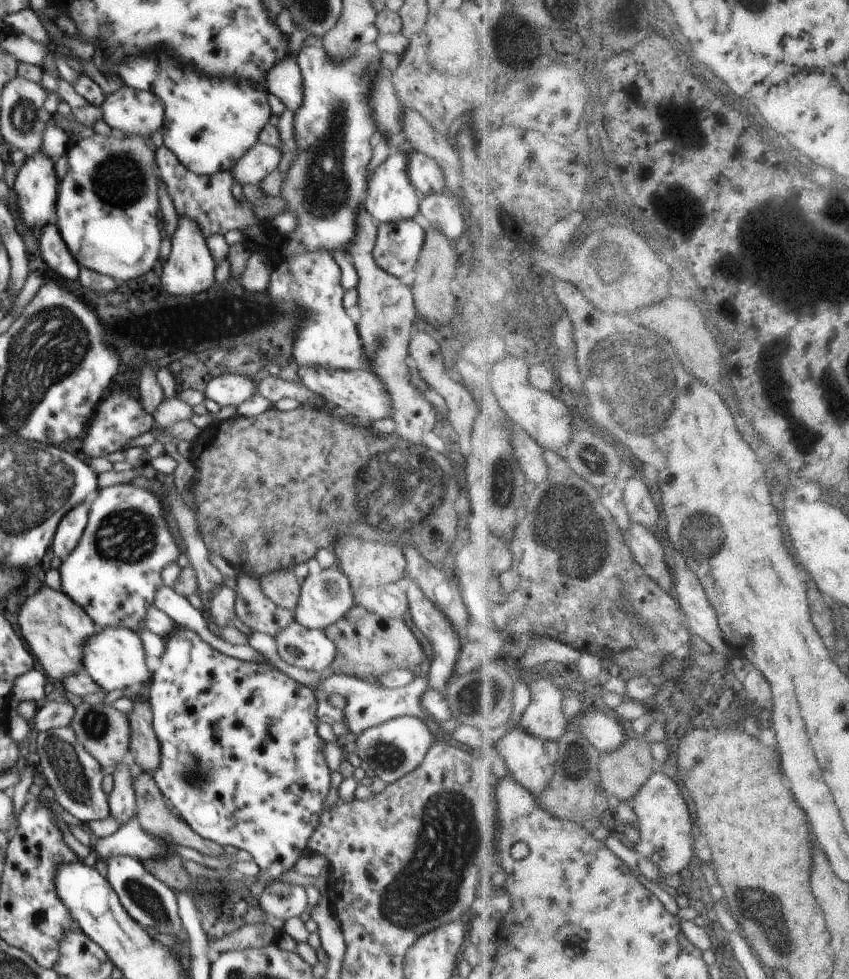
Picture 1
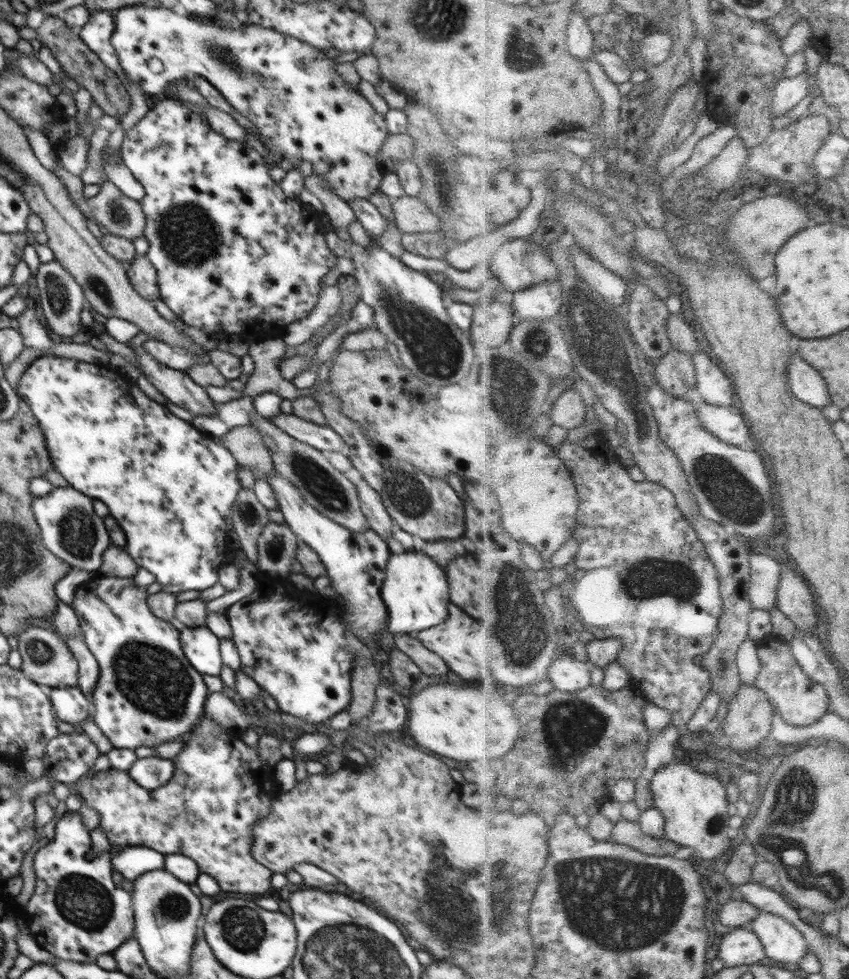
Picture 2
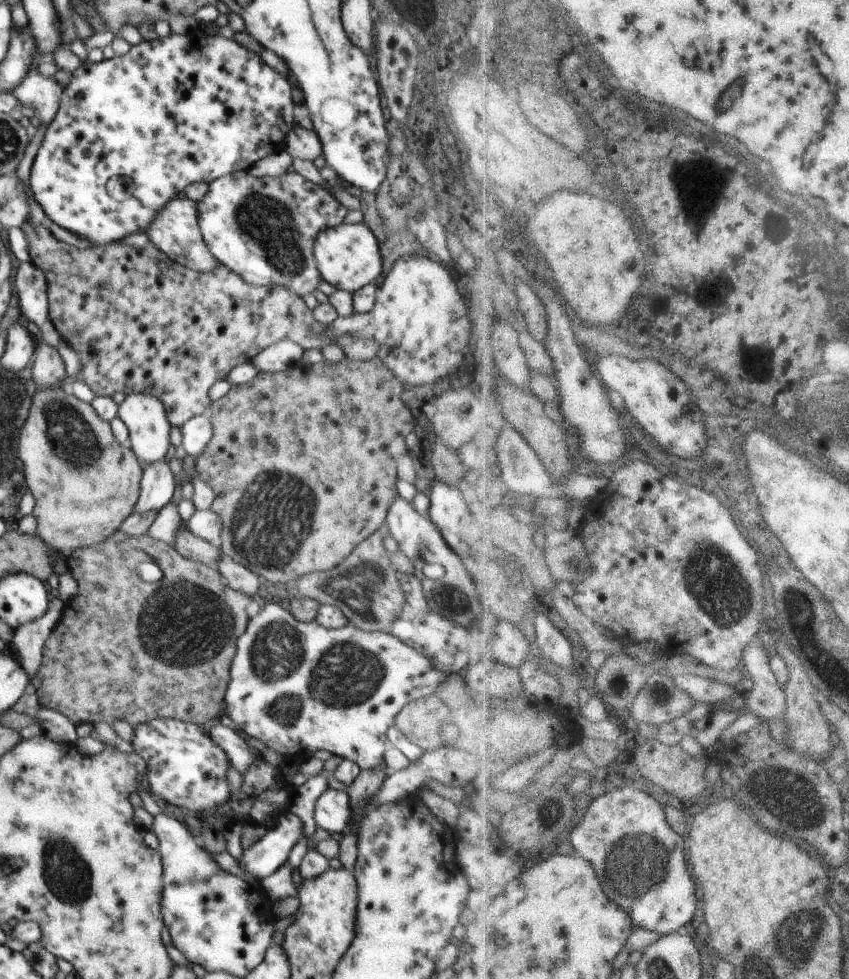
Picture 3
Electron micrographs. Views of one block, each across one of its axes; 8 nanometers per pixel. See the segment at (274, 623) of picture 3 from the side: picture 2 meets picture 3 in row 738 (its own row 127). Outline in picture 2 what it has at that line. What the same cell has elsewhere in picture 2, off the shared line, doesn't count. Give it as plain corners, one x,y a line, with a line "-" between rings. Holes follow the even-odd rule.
129,5
115,10
114,18
112,46
116,49
127,78
142,93
160,99
166,92
166,86
183,76
204,77
227,98
234,109
256,126
254,132
250,130
254,139
262,144
262,148
270,149
279,160
296,157
302,162
310,161
314,173
318,173
328,183
329,189
346,202
356,197
368,199
378,192
383,175
388,171
377,161
390,134
387,122
368,103
357,86
351,86
339,75
336,65
326,57
326,50
314,48
293,36
280,34
273,28
245,24
238,29
226,29
216,26
212,19
202,22
200,17
164,6

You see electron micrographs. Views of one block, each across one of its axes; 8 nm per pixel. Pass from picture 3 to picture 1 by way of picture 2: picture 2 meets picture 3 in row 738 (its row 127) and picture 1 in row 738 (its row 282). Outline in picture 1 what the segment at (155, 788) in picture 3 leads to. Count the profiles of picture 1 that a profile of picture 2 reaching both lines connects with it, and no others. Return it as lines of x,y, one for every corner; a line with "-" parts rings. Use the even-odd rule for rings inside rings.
177,625
169,637
165,637
165,651
161,656
160,667
153,672
150,680
147,698
153,714
153,729
160,741
161,763
153,772
158,788
164,798
192,830
202,838
217,842
222,846
235,846
246,850
253,856
260,868
258,881
250,888
251,893
258,898
268,886
268,881
277,879
289,871
296,861
307,852
307,844
312,831
319,821
319,814
324,808
324,800
330,790
331,770
325,759
324,740
317,733
319,718
317,717
317,696
314,690
288,677
282,671
274,668
268,662
248,662
222,654
213,646
209,646
194,631

